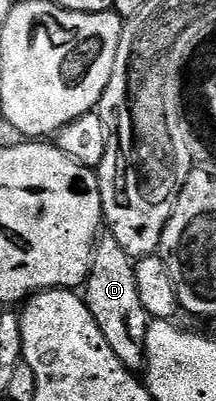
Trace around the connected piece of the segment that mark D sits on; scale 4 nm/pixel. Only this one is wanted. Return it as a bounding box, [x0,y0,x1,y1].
[85,237,152,372]

